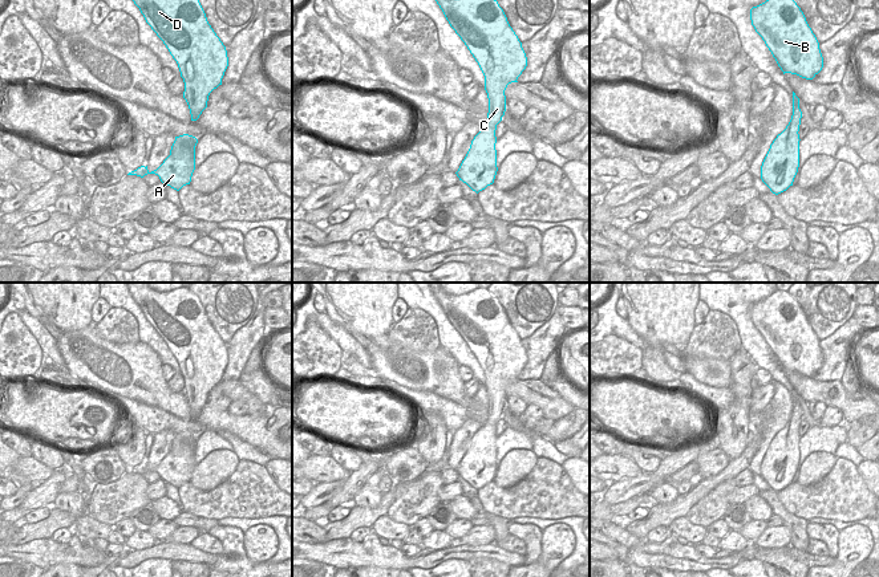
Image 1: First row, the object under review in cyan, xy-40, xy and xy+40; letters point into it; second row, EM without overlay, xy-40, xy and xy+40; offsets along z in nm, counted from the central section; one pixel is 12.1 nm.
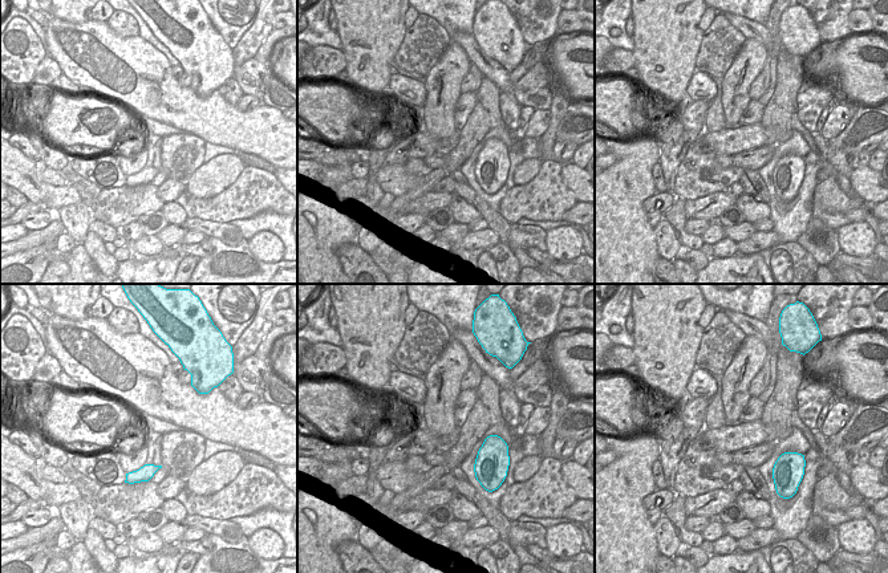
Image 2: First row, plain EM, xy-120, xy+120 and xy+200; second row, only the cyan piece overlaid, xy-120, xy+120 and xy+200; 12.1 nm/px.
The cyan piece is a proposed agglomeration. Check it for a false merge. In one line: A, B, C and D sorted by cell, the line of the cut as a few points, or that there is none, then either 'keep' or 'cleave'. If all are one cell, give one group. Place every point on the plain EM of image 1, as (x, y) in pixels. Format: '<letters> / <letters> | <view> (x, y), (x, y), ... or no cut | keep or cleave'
A B C D | no cut | keep

